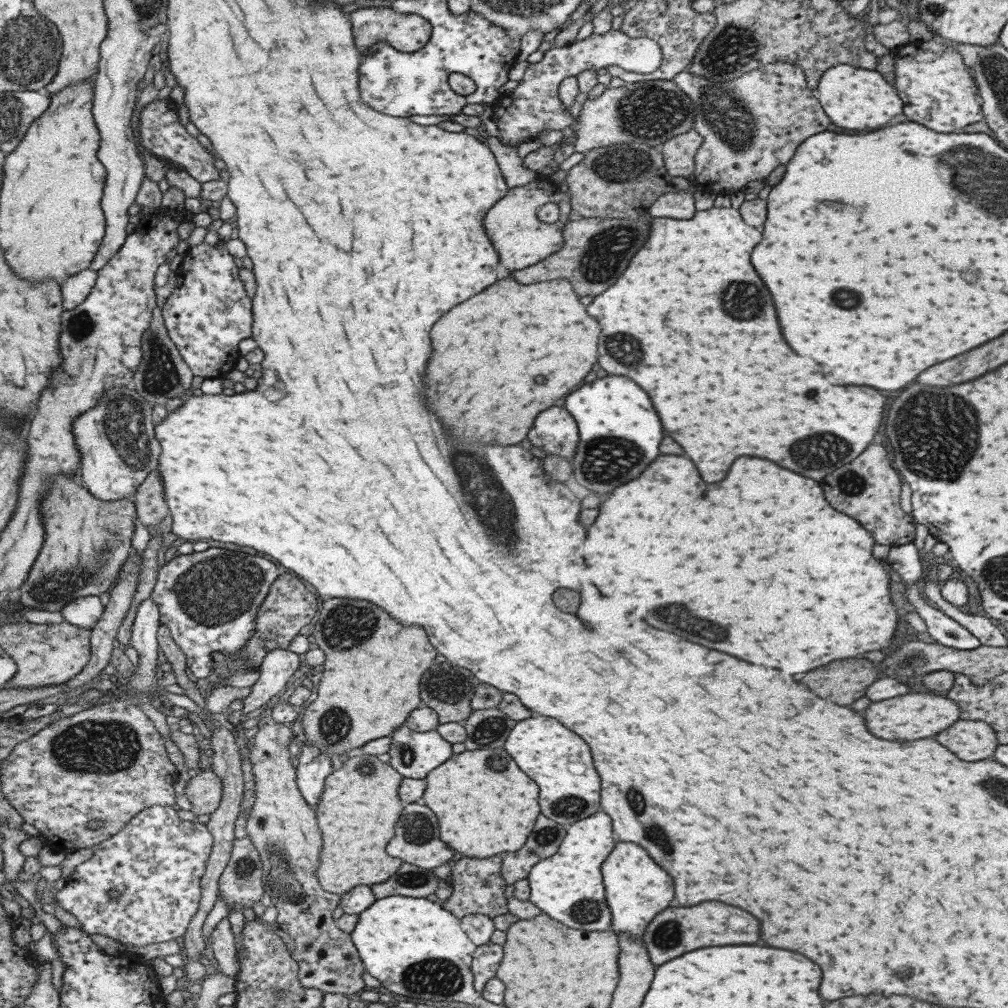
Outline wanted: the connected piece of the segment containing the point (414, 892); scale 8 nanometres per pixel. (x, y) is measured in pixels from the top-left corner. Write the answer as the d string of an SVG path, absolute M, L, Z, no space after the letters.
M406 863L395 871L393 876L379 884L370 886L372 895L378 898L385 896L411 896L423 898L437 888L437 877L429 871Z

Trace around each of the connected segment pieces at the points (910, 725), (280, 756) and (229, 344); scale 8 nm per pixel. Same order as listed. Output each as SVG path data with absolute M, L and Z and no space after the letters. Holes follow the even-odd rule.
M907 693L889 700L880 700L867 706L863 714L867 730L883 740L915 740L927 738L951 727L959 720L959 707L943 694Z
M265 723L255 733L253 744L246 754L253 775L253 804L246 818L246 835L255 847L261 861L262 882L269 895L270 904L275 907L276 918L274 933L282 939L283 945L290 951L291 958L298 964L298 979L303 988L314 988L322 994L337 992L352 994L363 990L361 972L363 963L351 942L350 936L338 929L336 921L331 919L337 908L339 895L327 892L319 886L315 870L319 866L321 833L317 826L314 810L301 796L295 782L295 769L287 751L287 744L293 740L293 734L287 724Z
M199 242L182 255L175 287L160 308L162 323L192 376L222 378L241 357L237 344L251 334L251 303L237 277L237 265L224 243L209 246ZM221 243L222 248L217 244Z

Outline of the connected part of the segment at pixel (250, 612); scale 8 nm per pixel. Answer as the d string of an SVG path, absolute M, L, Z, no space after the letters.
M218 546L208 547L201 552L175 554L159 567L155 585L148 598L157 604L160 625L167 627L173 642L183 651L189 671L194 677L207 679L214 674L212 656L215 653L235 658L247 639L253 635L257 610L275 578L277 566L269 558L231 552Z

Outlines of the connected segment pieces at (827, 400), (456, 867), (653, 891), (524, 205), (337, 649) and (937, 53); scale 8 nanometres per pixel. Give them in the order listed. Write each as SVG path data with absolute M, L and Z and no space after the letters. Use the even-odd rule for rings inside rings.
M711 207L707 210L698 210L693 213L693 218L689 218L689 220L650 217L648 224L649 236L647 236L645 244L649 244L649 246L643 246L631 258L631 262L623 270L621 278L613 286L609 286L605 290L605 294L599 294L597 298L593 298L591 304L585 310L601 326L601 334L599 334L599 342L597 342L599 366L607 375L627 376L637 386L641 386L641 390L651 398L663 430L671 432L671 434L679 434L679 436L671 436L671 438L685 450L687 458L699 470L701 480L707 482L707 484L719 482L725 476L729 464L737 456L765 458L765 460L775 462L777 466L783 466L783 468L787 468L795 474L803 474L805 478L811 478L811 480L821 480L823 476L831 474L835 468L841 468L843 464L849 464L855 456L859 456L869 446L869 442L873 440L873 436L875 436L875 432L881 424L885 398L877 390L867 388L867 386L831 386L831 384L825 382L825 378L821 376L821 372L817 370L813 360L801 358L801 356L797 356L795 352L789 350L789 346L785 344L785 340L779 334L771 296L749 264L749 252L761 240L761 234L755 228L743 224L743 220L739 218L739 212L731 207Z
M500 853L485 859L462 857L450 864L447 880L450 882L451 894L447 900L441 902L443 910L459 919L472 914L482 914L492 919L507 913L506 899L503 895L505 882L500 875L501 860L503 856Z
M631 842L613 845L611 852L600 866L606 905L610 910L609 930L627 933L630 937L642 940L642 934L652 918L669 907L673 900L671 878L647 856L647 852Z
M536 178L523 186L509 188L506 195L487 210L482 222L489 243L498 254L498 263L510 271L521 270L559 250L563 246L562 226L569 220L571 212L569 201L568 193L560 192L546 178ZM547 202L554 202L559 209L559 218L550 224L536 217L537 210Z
M347 598L323 600L319 604L319 610L315 610L315 616L310 624L309 639L323 652L325 662L318 683L317 696L302 710L300 717L305 742L316 746L320 753L327 753L329 757L332 754L351 755L366 742L387 737L391 731L403 726L411 710L421 706L420 680L435 659L435 650L427 642L425 632L419 630L419 626L401 626L399 622L391 620L389 614L385 614L377 606L371 606L369 602Z
M930 39L896 47L892 55L895 90L908 121L917 122L937 133L949 134L963 133L964 126L983 119L971 69L963 63L957 49Z

